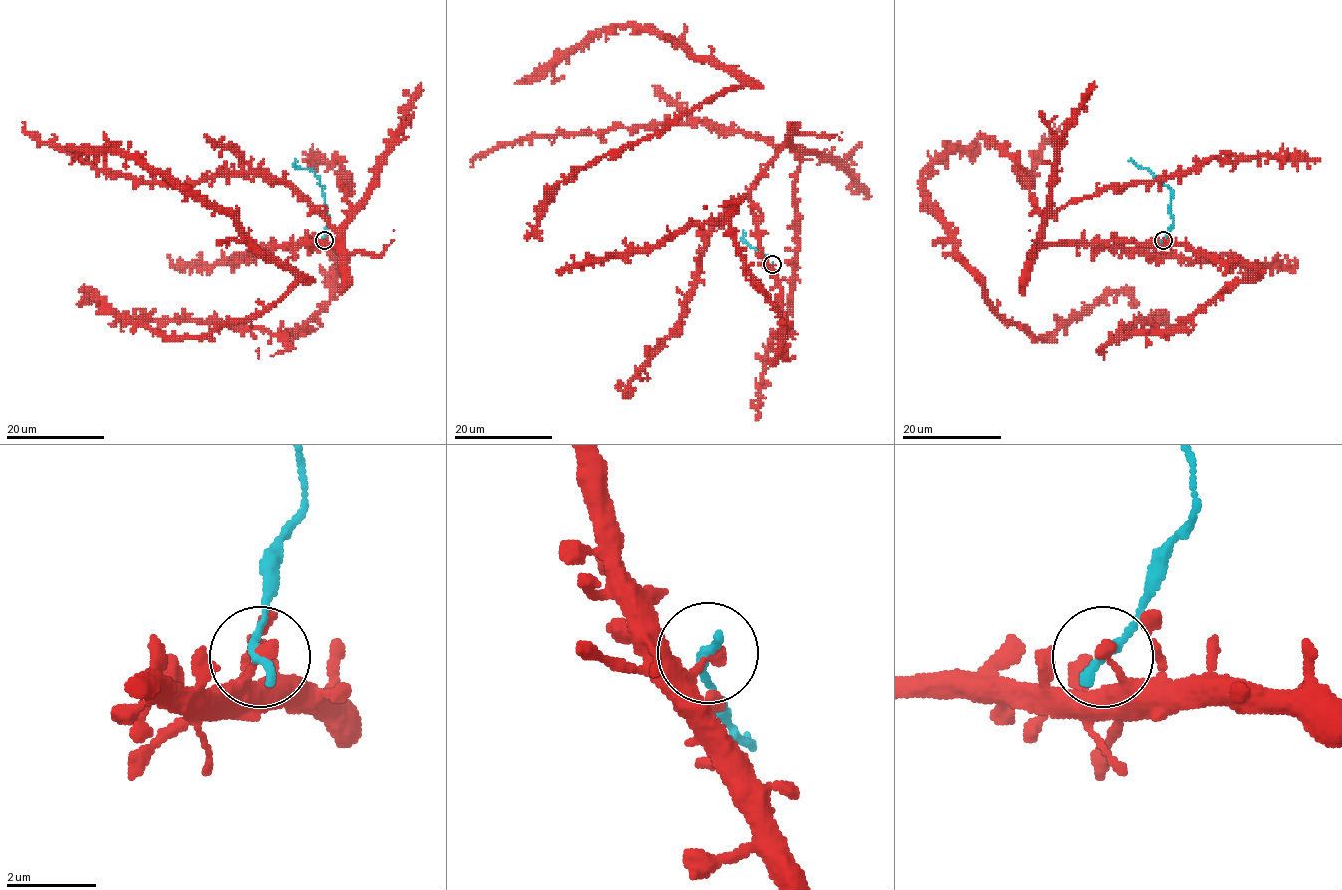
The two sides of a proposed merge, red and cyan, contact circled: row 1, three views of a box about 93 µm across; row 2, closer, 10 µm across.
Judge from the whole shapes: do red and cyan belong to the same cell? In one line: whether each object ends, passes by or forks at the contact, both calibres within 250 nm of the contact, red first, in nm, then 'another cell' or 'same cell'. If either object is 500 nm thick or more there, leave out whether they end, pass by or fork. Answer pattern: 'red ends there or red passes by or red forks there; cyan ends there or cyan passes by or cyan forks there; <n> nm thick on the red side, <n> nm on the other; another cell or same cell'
red ends there; cyan ends there; 280 nm thick on the red side, 240 nm on the other; another cell

